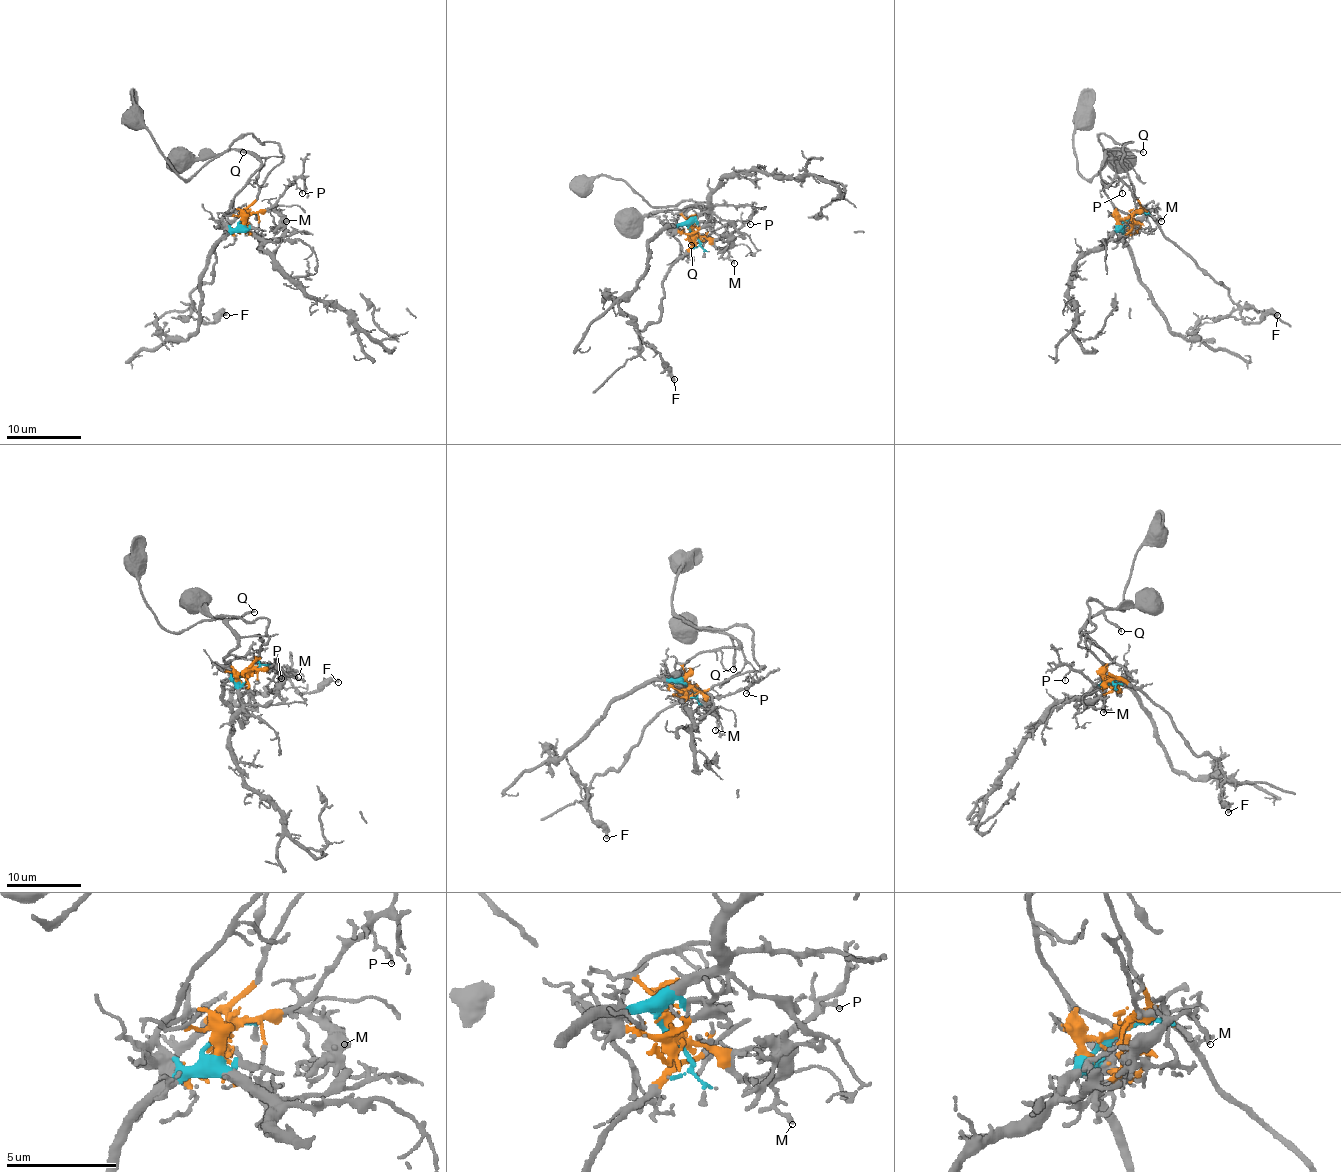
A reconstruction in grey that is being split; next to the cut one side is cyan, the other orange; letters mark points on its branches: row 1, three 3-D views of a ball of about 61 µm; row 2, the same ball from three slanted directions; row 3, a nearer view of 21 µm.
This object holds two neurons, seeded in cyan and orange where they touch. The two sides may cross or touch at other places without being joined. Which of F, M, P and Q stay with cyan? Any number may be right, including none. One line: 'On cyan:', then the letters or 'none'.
On cyan: Q

